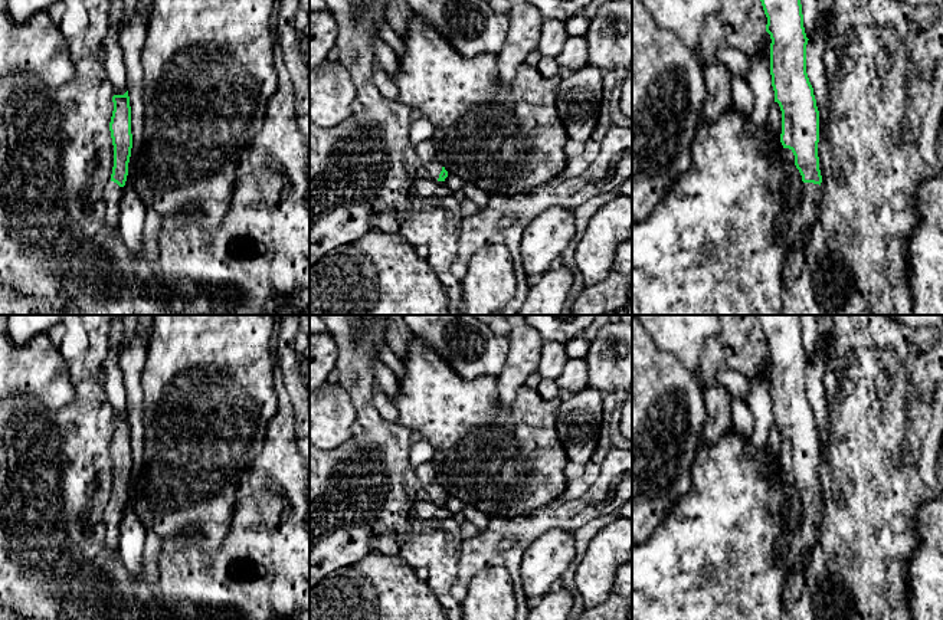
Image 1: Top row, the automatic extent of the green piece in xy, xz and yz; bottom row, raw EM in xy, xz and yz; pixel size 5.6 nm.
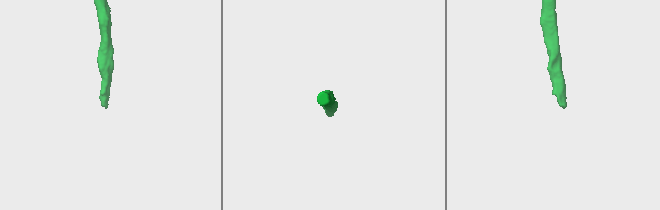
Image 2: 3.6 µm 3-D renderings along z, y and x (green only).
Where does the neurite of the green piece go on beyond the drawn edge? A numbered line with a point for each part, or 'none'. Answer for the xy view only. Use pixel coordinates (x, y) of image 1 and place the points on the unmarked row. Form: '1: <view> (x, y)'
1: xy (113, 515)

